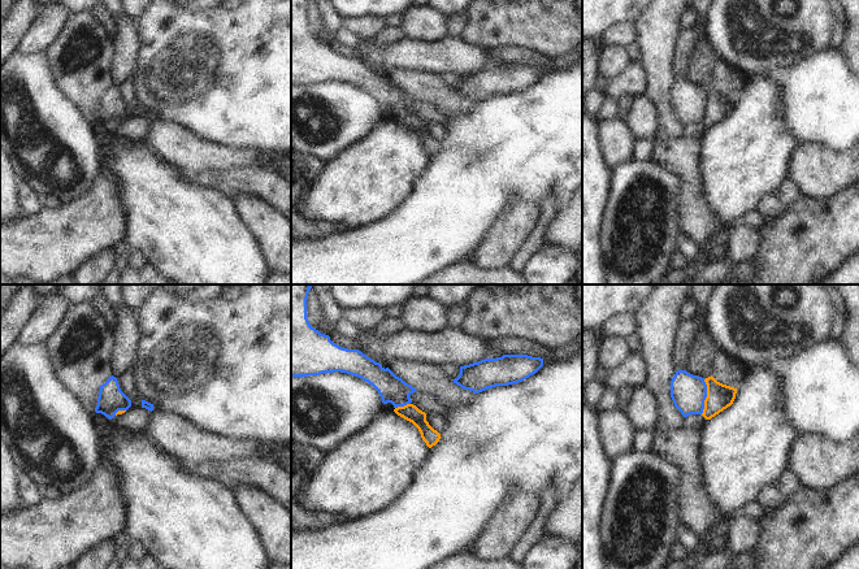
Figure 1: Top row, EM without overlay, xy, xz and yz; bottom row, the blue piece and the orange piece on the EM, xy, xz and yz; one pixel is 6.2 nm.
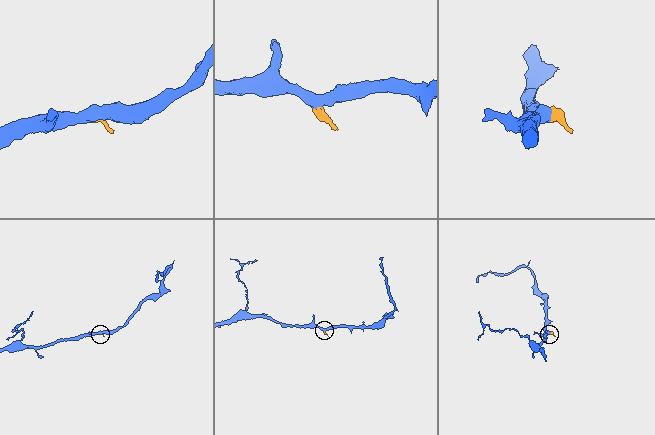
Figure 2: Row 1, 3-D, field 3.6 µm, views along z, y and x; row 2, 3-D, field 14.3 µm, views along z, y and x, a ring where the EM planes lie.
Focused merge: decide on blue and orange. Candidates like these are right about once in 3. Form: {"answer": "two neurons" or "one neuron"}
{"answer": "two neurons"}

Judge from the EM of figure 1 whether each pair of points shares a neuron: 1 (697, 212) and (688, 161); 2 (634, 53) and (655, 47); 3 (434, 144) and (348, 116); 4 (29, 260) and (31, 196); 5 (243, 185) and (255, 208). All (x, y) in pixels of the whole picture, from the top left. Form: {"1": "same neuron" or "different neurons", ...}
{"1": "same neuron", "2": "different neurons", "3": "different neurons", "4": "different neurons", "5": "different neurons"}

